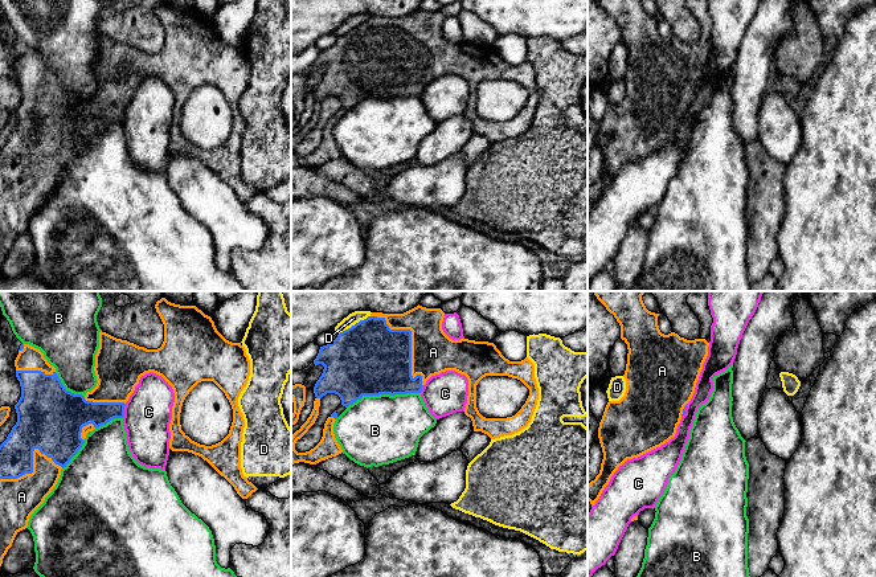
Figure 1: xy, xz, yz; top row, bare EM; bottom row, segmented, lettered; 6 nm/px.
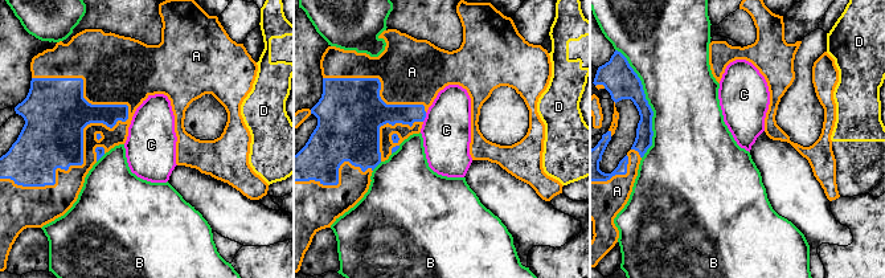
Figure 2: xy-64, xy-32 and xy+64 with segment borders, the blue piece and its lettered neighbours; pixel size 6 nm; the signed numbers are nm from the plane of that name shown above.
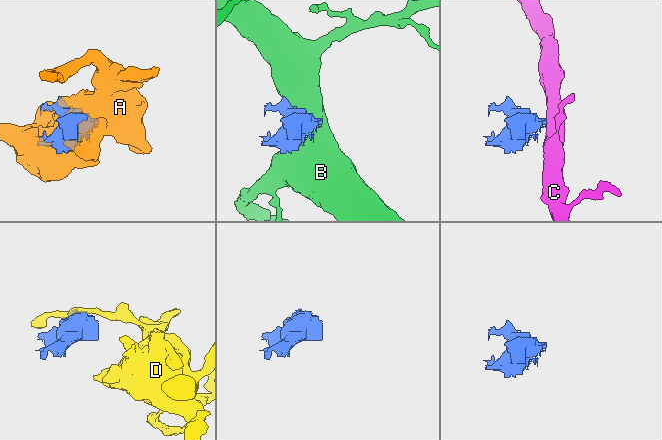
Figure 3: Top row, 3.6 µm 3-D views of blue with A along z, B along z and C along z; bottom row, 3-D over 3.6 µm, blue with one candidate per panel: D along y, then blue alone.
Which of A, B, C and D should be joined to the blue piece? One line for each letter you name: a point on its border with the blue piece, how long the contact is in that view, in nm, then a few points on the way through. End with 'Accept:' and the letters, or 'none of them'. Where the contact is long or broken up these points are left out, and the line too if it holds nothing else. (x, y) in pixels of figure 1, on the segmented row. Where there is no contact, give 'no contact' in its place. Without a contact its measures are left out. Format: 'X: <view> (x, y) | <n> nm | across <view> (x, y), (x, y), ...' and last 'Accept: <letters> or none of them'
A: xz (410, 342) | 550 nm
Accept: A

